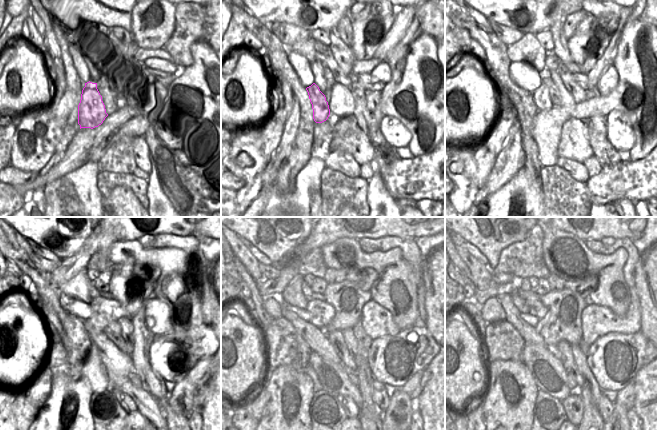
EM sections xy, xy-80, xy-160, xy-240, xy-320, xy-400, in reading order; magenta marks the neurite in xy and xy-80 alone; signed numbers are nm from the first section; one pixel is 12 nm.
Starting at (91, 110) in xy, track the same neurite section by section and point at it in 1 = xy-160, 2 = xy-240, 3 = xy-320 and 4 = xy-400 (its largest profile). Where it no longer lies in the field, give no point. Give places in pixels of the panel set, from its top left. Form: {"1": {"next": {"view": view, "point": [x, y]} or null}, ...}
{"1": {"next": {"view": "xy-160", "point": [541, 97]}}, "2": {"next": {"view": "xy-240", "point": [101, 311]}}, "3": {"next": {"view": "xy-320", "point": [322, 313]}}, "4": {"next": {"view": "xy-400", "point": [536, 308]}}}

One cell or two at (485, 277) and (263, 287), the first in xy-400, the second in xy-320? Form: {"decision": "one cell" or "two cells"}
{"decision": "two cells"}

